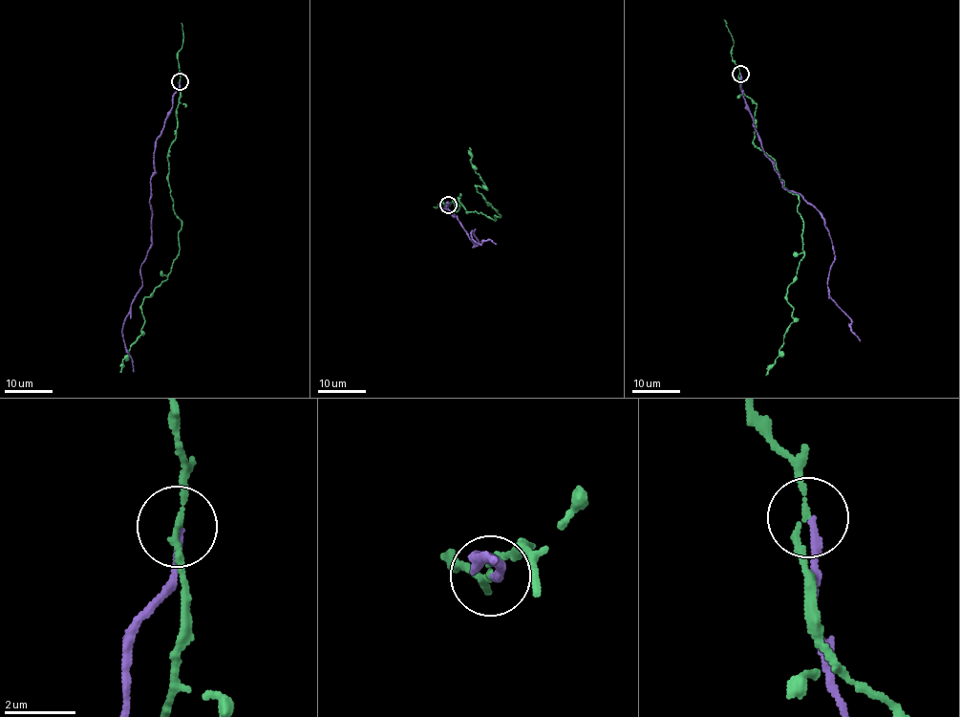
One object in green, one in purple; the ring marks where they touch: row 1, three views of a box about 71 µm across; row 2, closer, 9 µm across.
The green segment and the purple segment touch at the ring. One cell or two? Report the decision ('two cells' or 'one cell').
two cells

